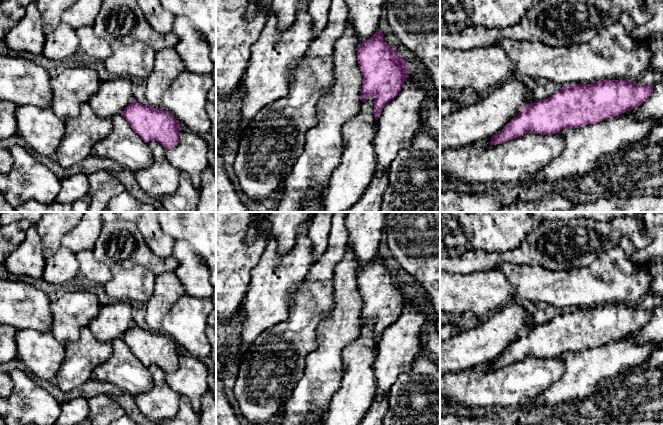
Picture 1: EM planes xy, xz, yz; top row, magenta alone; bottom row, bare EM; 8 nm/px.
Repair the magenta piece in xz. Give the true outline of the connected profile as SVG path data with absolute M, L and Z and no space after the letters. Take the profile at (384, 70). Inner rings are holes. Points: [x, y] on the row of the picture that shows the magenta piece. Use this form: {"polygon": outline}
{"polygon": "M378 31L368 40L364 41L357 49L357 60L363 74L361 98L363 103L374 97L374 115L376 120L380 117L384 106L393 100L403 88L409 75L406 59L383 39L383 32Z"}

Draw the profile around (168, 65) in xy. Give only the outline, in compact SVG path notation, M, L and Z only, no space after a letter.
M175 48L161 49L155 53L154 68L145 79L145 97L152 108L161 108L162 96L173 80L186 70Z

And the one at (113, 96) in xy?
M110 78L100 84L98 91L88 101L93 112L101 118L111 118L122 114L134 100L132 80L127 78Z

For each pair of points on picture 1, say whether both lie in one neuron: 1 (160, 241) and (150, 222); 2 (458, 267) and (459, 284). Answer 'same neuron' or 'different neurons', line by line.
1: same neuron
2: different neurons

